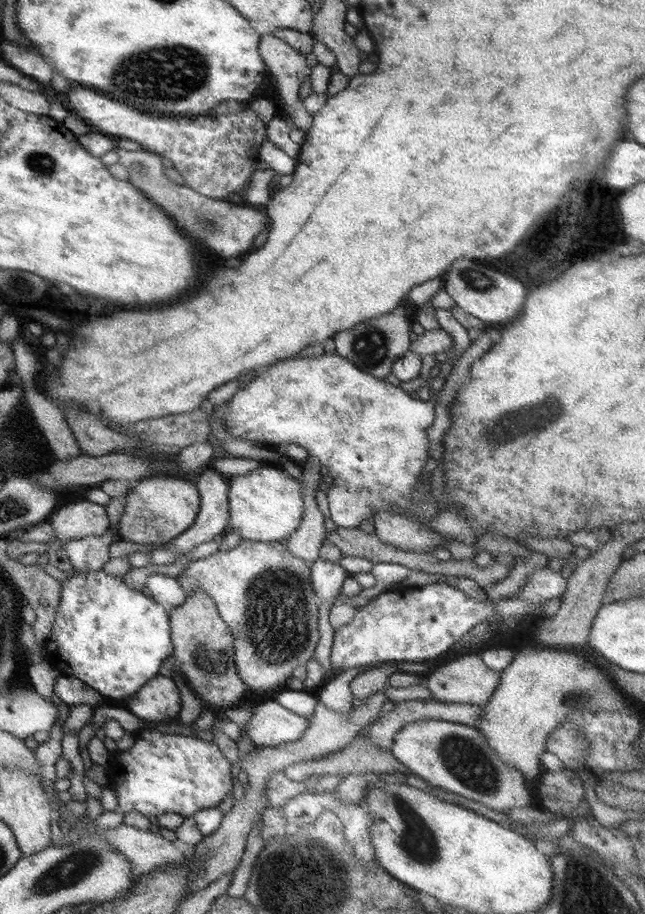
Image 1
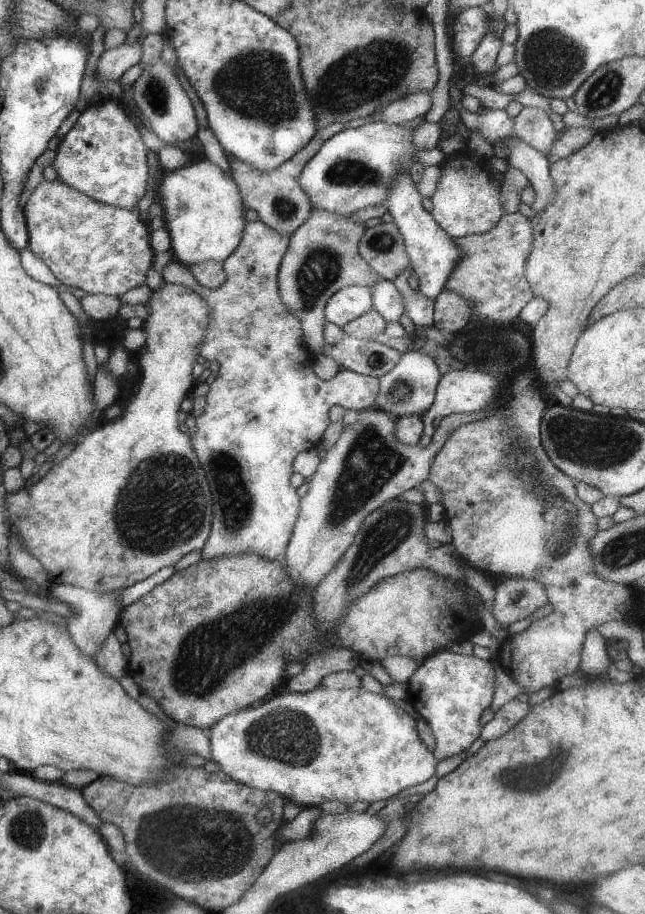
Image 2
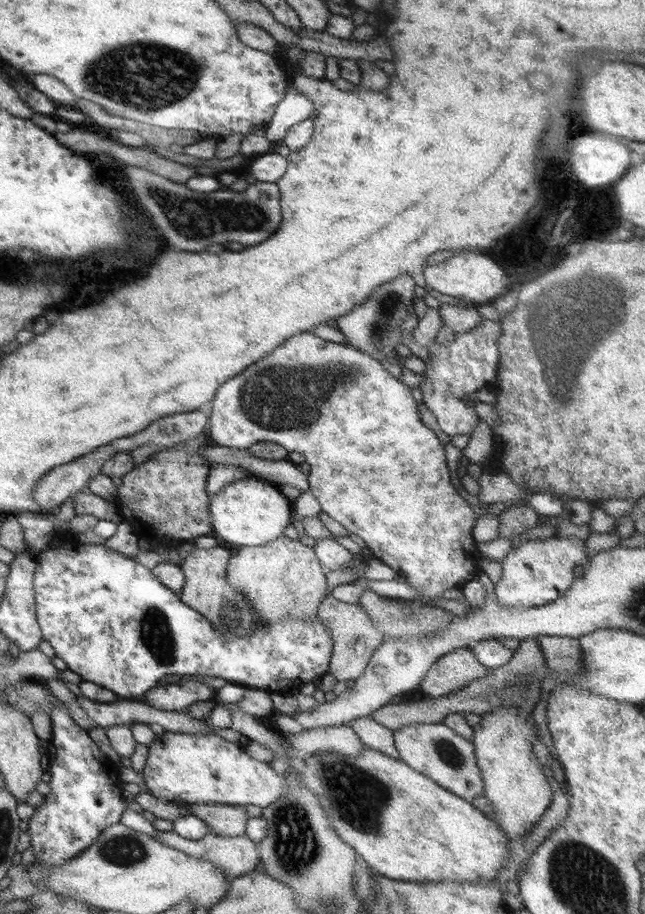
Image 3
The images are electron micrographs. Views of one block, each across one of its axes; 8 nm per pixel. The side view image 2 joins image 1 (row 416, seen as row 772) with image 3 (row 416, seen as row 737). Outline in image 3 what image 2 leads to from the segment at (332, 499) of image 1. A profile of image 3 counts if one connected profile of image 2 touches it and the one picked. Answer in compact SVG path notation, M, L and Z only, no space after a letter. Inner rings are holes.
M301 332L289 335L281 345L273 347L267 355L257 362L245 367L239 374L229 378L217 389L214 400L211 400L211 426L206 434L207 443L210 445L247 449L257 442L273 442L288 452L297 452L303 456L304 462L310 467L308 480L308 491L310 491L329 518L339 523L347 532L356 534L366 544L365 548L371 552L372 557L378 558L391 570L404 577L405 581L415 592L419 592L421 599L413 600L423 604L435 598L441 598L445 590L449 588L462 587L464 583L481 572L479 562L481 554L475 548L475 541L471 532L476 519L471 506L459 496L449 481L449 471L442 446L435 434L426 428L419 419L417 402L411 396L410 388L401 383L383 369L379 361L369 357L367 354L347 344L335 344L317 338L312 332Z

